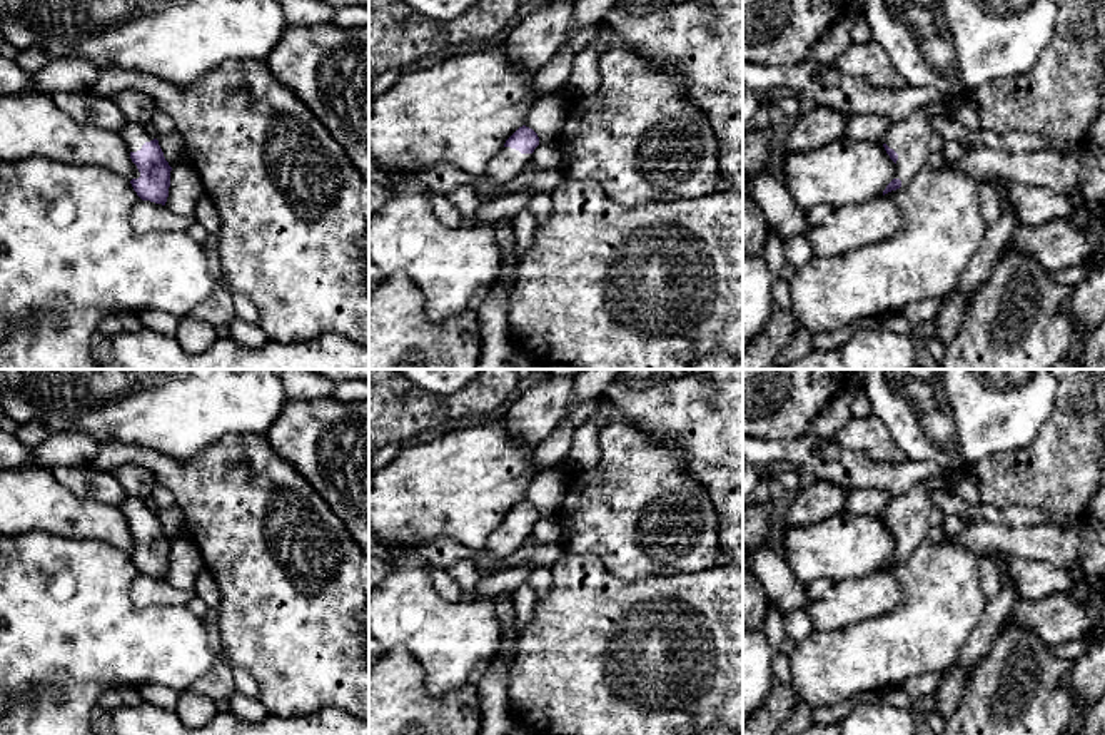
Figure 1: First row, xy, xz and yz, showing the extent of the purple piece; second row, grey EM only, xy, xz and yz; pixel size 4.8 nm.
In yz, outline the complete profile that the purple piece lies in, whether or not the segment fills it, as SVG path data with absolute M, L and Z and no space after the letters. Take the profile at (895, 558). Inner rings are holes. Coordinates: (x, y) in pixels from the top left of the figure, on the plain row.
M948 471L931 481L915 484L913 489L900 496L890 498L880 514L895 536L895 553L886 560L883 570L906 560L926 540L928 514L935 506L933 496L953 493L956 483L956 471Z

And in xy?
M127 496L119 504L134 536L132 561L142 575L165 580L170 561L172 541L164 531L157 513L152 513L145 499Z

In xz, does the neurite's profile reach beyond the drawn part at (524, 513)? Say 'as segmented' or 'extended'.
extended

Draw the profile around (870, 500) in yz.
M876 488L853 489L848 493L845 509L853 514L880 514L890 496Z

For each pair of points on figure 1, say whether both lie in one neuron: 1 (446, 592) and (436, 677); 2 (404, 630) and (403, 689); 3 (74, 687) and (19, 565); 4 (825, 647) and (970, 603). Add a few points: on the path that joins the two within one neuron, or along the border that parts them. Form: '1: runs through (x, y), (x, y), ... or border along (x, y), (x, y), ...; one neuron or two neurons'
1: border along (429, 567), (433, 588), (446, 600), (458, 602); two neurons
2: border along (386, 648), (404, 647), (421, 665), (424, 680); two neurons
3: runs through (74, 657), (74, 628), (40, 595); one neuron
4: runs through (862, 647), (893, 647), (913, 638), (933, 618); one neuron

